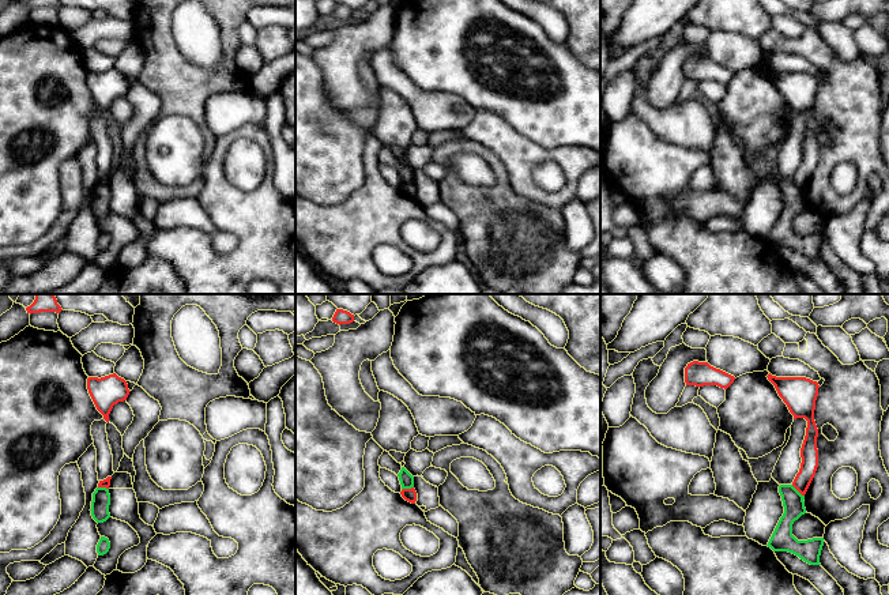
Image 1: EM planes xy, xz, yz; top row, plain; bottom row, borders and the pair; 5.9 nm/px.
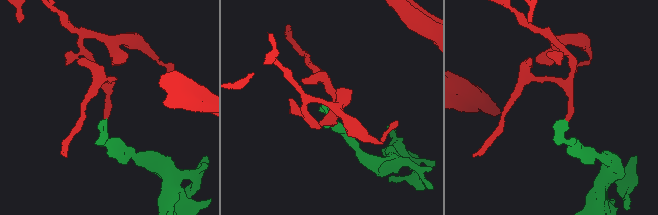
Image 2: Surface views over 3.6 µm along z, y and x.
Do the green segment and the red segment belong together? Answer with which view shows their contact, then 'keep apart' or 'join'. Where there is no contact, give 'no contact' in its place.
meets green in yz; keep apart

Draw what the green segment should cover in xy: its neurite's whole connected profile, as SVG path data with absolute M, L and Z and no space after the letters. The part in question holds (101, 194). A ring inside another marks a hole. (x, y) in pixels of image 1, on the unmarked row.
M97 182L93 188L91 211L97 218L103 218L110 212L110 189L106 182Z

